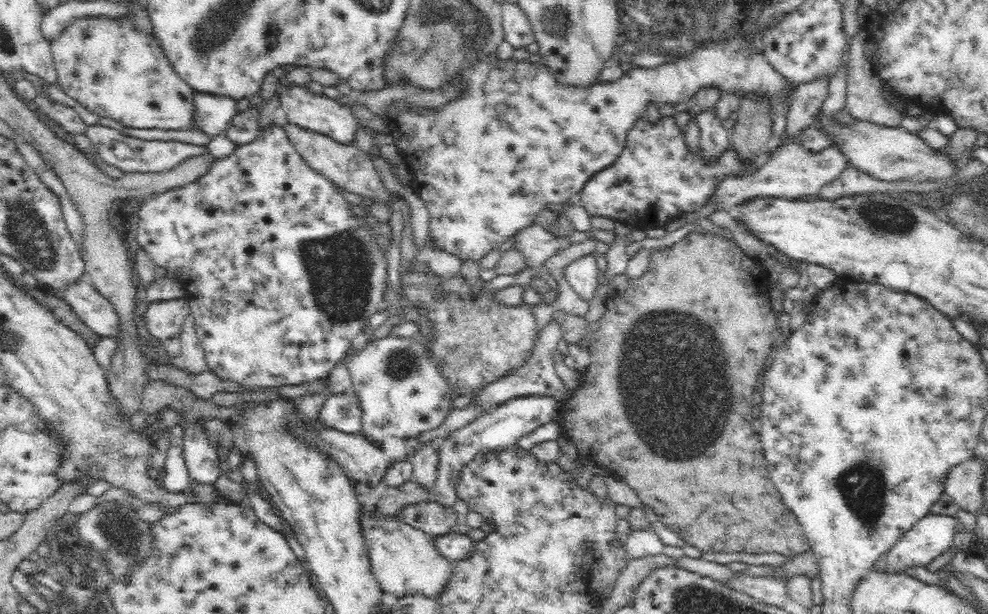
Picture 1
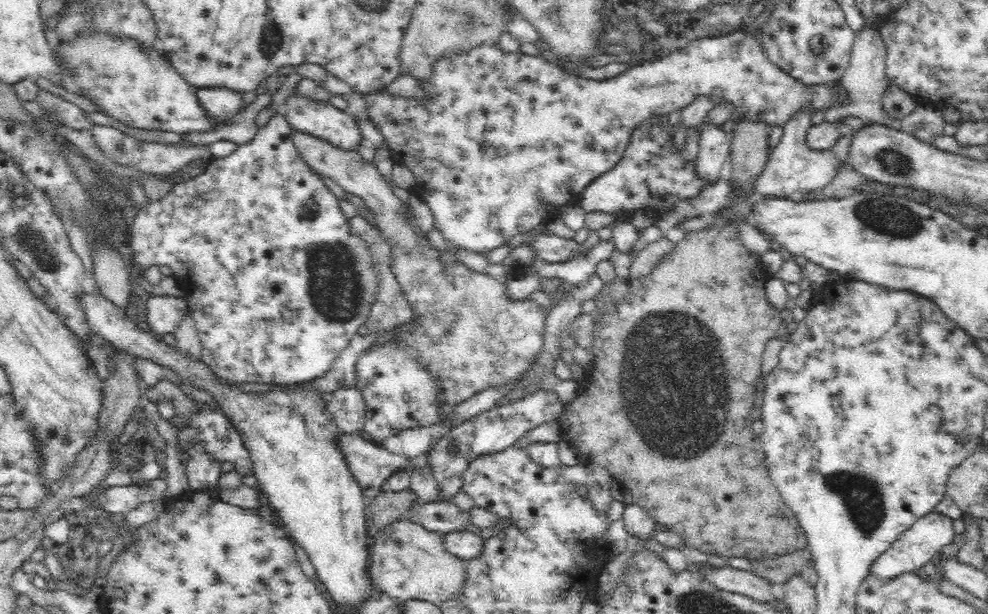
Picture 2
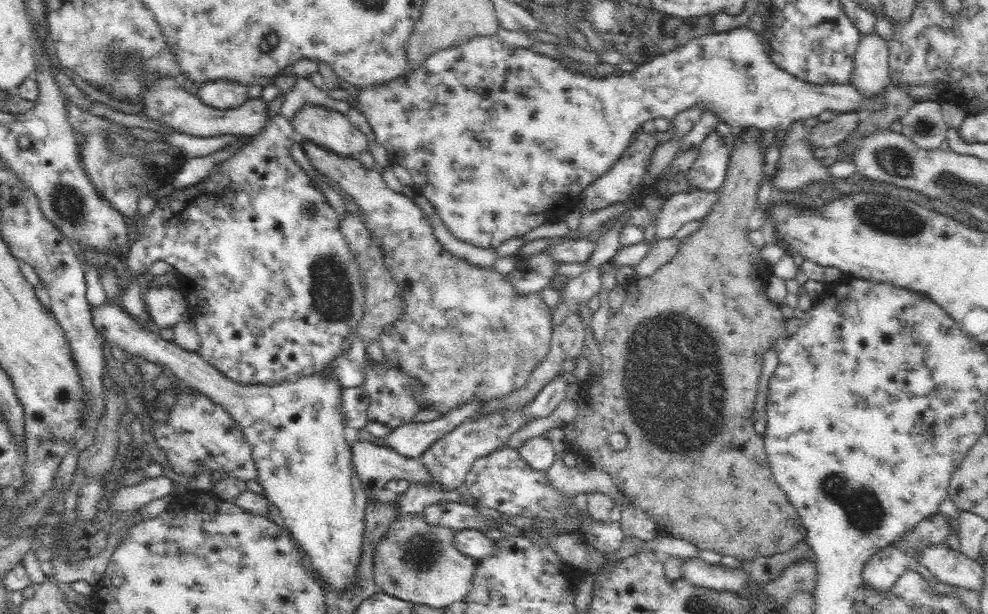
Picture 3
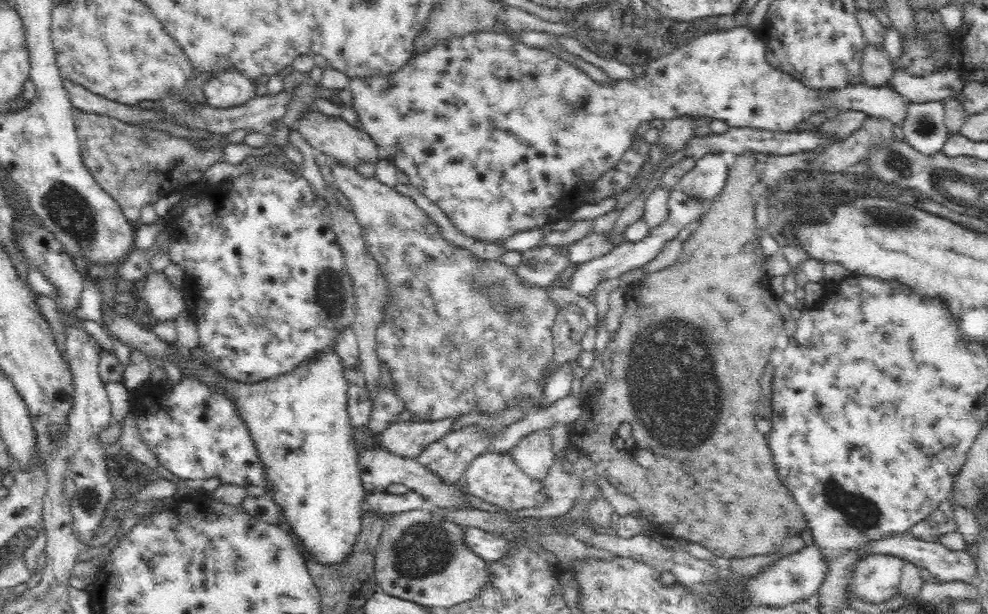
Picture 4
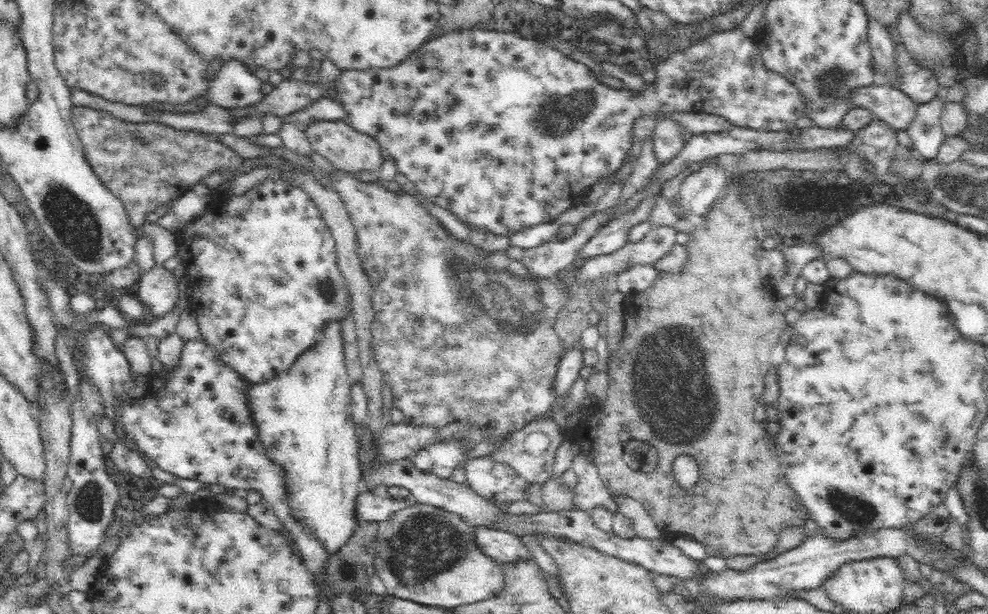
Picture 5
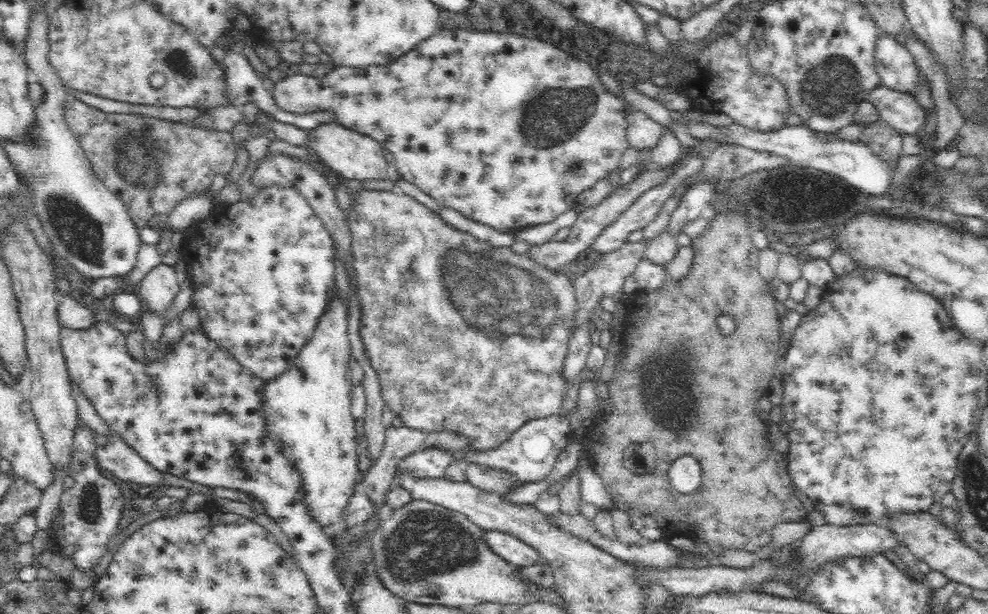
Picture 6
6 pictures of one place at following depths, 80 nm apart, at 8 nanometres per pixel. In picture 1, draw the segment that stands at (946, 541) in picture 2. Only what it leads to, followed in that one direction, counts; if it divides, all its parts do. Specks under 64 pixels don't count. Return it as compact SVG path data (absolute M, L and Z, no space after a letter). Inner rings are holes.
M926 515L884 556L887 562L886 570L898 572L903 567L927 567L932 560L942 556L954 545L954 536L956 536L956 526L958 524L956 516Z

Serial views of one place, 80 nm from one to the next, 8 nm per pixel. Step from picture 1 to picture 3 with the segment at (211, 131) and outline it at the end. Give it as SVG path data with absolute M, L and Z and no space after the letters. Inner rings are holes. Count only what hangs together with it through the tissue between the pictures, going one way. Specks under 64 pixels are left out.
M225 80L202 84L197 95L202 103L218 111L236 110L248 100L246 87Z

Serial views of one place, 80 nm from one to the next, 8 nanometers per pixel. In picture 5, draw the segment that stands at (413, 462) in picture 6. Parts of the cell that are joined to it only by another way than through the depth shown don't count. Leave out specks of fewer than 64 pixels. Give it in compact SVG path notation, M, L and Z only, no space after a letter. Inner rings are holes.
M452 436L452 438L437 439L430 442L426 448L420 449L413 458L416 467L424 472L430 472L444 480L451 480L454 470L465 467L471 446L469 438Z

